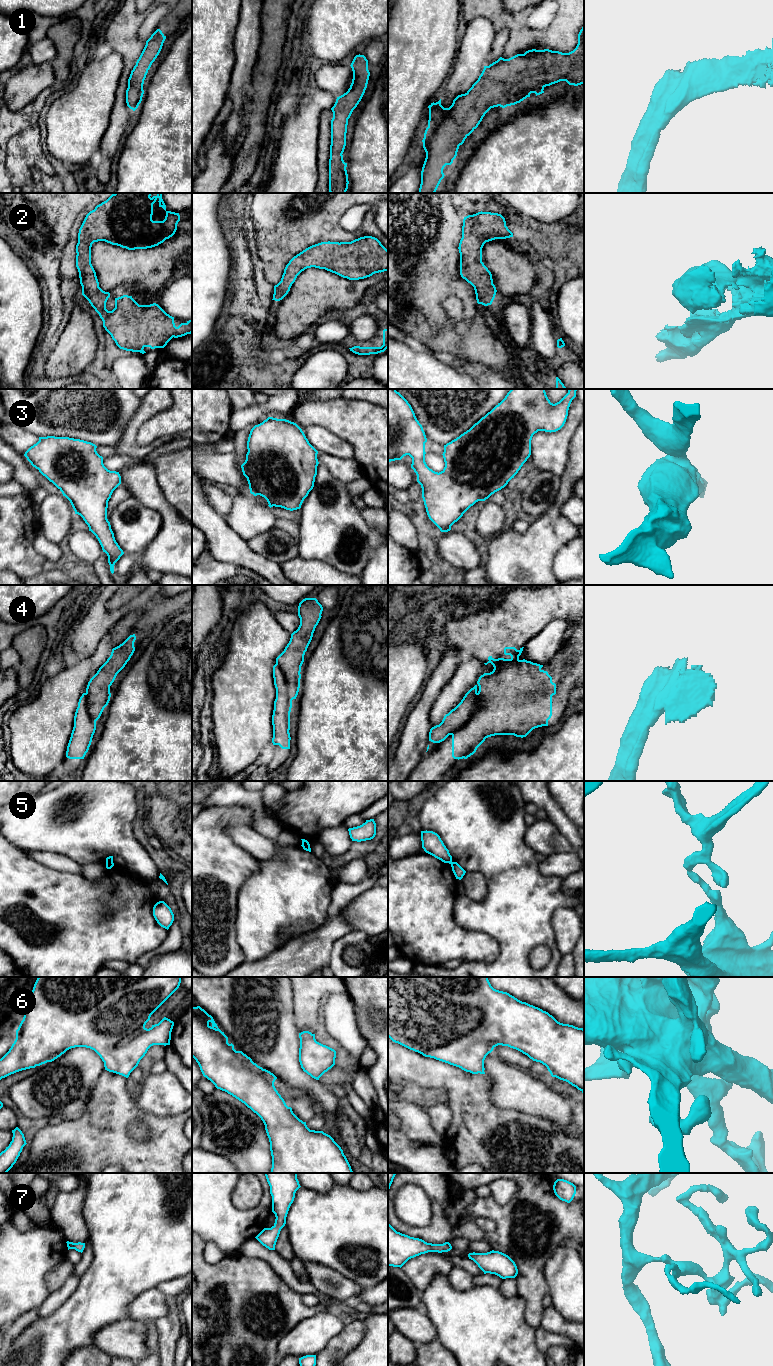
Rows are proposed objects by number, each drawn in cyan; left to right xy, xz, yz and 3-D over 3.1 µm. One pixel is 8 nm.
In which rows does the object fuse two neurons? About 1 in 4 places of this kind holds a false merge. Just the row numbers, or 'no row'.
4, 5

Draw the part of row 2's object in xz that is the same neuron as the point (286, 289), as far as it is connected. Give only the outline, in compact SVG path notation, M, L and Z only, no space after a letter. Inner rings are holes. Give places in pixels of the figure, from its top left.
M364 236L351 242L321 242L294 256L284 269L281 281L274 286L273 299L282 300L290 291L297 276L307 268L325 269L349 280L359 280L375 273L388 271L388 250L372 236Z

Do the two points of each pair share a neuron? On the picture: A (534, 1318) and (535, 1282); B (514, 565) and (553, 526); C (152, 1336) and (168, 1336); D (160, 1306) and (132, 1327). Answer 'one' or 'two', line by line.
A: one
B: one
C: two
D: two

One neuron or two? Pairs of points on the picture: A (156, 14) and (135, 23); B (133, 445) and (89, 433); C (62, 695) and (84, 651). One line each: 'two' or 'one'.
A: two
B: two
C: two

